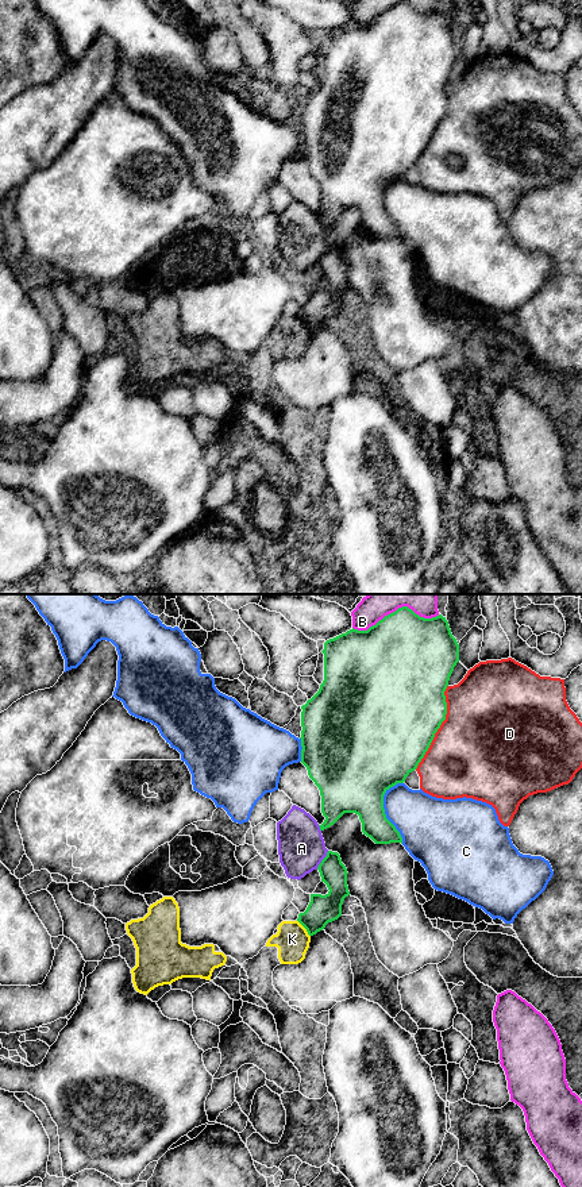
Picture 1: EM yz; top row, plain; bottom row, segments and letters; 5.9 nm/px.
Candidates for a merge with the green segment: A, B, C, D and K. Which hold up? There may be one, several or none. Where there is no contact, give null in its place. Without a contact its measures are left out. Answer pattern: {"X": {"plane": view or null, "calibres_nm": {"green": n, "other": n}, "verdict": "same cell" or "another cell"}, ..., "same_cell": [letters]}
{"A": {"plane": "yz", "calibres_nm": {"green": 160, "other": 280}, "verdict": "another cell"}, "B": {"plane": "yz", "calibres_nm": {"green": 460, "other": 140}, "verdict": "another cell"}, "C": {"plane": "yz", "calibres_nm": {"green": 380, "other": 320}, "verdict": "another cell"}, "D": {"plane": "yz", "calibres_nm": {"green": 500, "other": 500}, "verdict": "another cell"}, "K": {"plane": "yz", "calibres_nm": {"green": 170, "other": 200}, "verdict": "another cell"}, "same_cell": []}

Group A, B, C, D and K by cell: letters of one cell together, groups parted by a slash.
A / B / C / D / K

